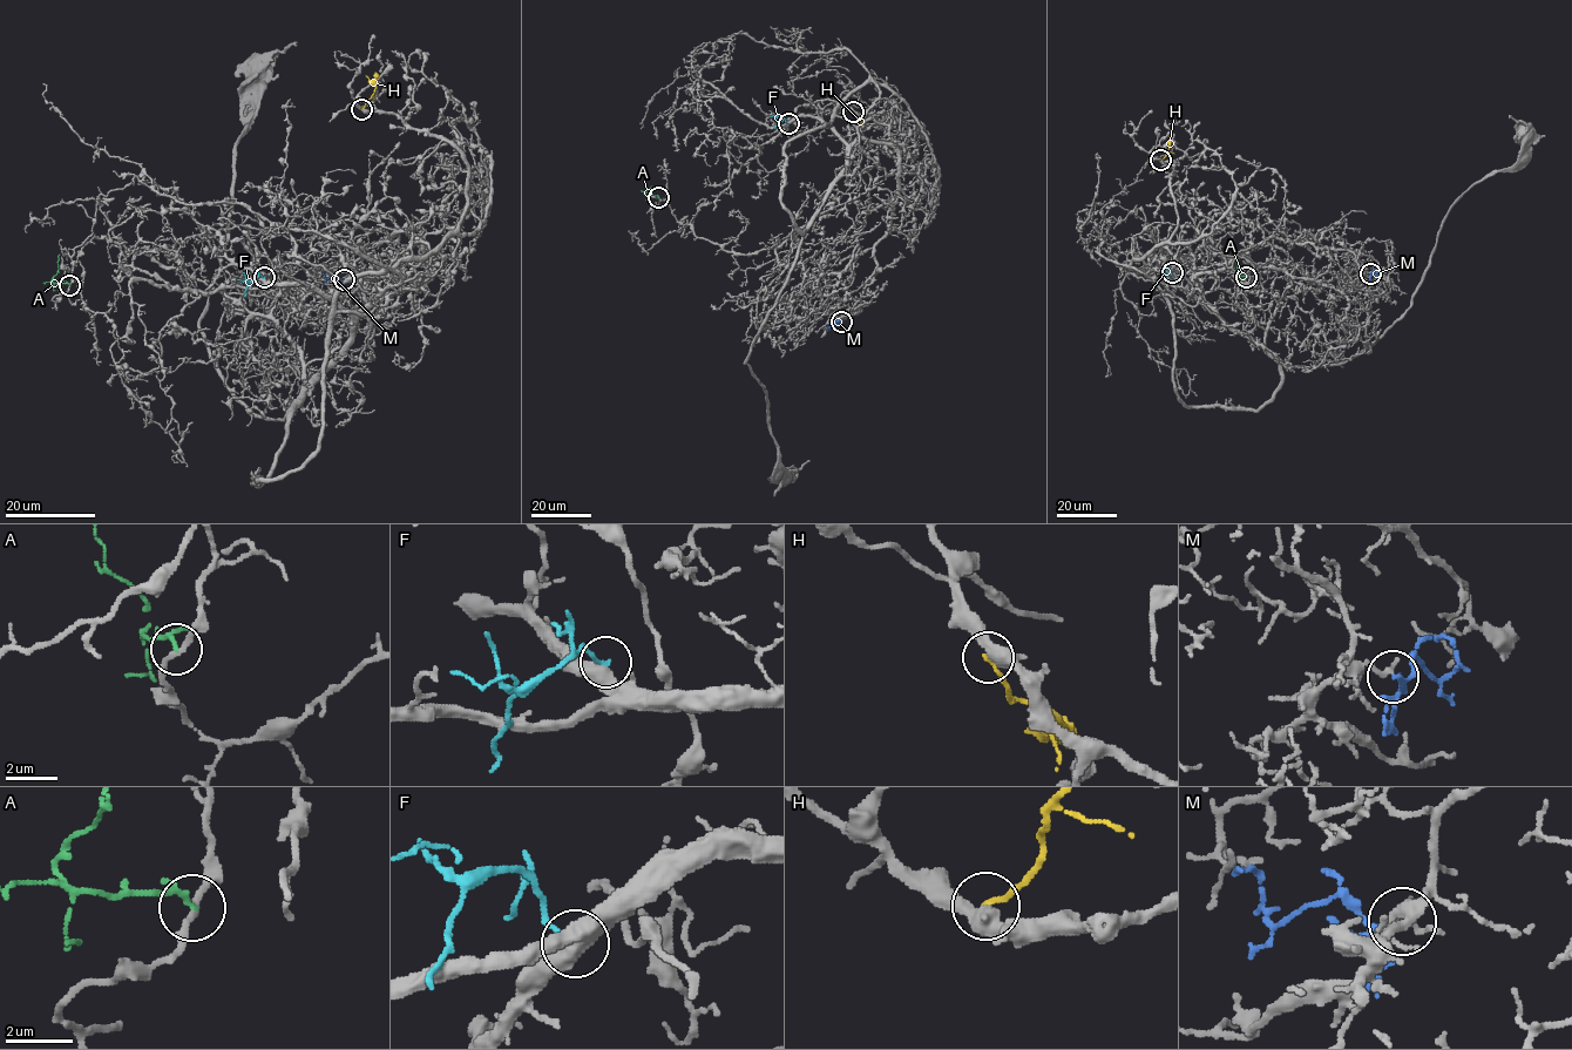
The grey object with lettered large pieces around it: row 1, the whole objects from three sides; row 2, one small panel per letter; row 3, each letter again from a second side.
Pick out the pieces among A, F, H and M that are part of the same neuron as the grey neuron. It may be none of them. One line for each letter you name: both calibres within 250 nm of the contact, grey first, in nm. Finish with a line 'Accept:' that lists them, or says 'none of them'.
Accept: none of them

